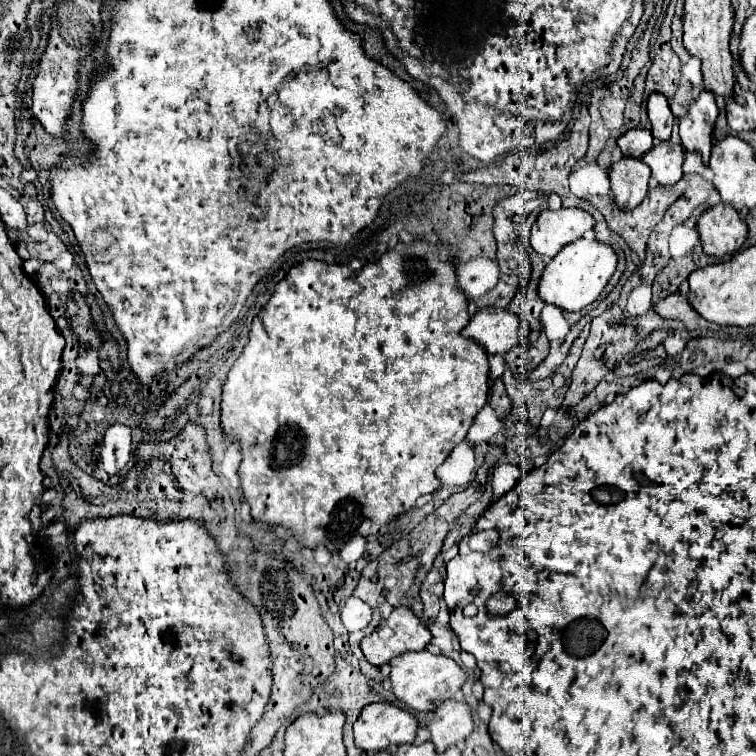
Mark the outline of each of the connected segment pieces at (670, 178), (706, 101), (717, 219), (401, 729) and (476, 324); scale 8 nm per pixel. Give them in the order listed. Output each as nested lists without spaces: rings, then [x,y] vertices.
[[[656,142],[646,156],[642,156],[644,164],[650,166],[652,176],[658,184],[676,184],[682,178],[682,162],[684,162],[684,148],[674,142]]]
[[[702,90],[698,100],[688,104],[686,114],[680,118],[680,138],[686,150],[700,150],[702,160],[706,164],[712,148],[712,128],[718,118],[718,108],[714,102],[714,94],[710,90]]]
[[[730,204],[710,206],[698,220],[698,232],[704,254],[728,256],[740,250],[748,236],[746,222]]]
[[[390,702],[368,704],[354,722],[356,746],[368,750],[390,750],[398,744],[410,744],[416,738],[418,720],[412,712]]]
[[[480,308],[462,332],[466,338],[476,340],[488,354],[506,354],[518,346],[518,316],[502,308]]]

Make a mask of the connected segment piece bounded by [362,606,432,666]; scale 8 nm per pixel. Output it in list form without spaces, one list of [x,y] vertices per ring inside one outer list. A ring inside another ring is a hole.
[[[398,606],[376,630],[362,640],[362,652],[374,666],[388,664],[394,656],[410,650],[424,650],[432,634],[408,606]]]

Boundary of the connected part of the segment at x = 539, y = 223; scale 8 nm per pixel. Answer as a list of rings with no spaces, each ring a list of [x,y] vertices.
[[[560,208],[556,212],[544,210],[544,212],[540,212],[540,216],[536,218],[536,222],[532,226],[530,244],[532,244],[534,252],[540,254],[544,260],[552,260],[566,244],[582,238],[582,234],[590,228],[594,228],[594,218],[588,212],[582,212],[578,208]]]

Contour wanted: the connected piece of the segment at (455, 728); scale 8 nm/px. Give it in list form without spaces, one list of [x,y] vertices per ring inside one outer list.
[[[446,700],[436,706],[432,722],[426,726],[430,732],[430,740],[438,752],[444,752],[452,744],[460,744],[470,736],[474,722],[472,712],[466,702]]]

